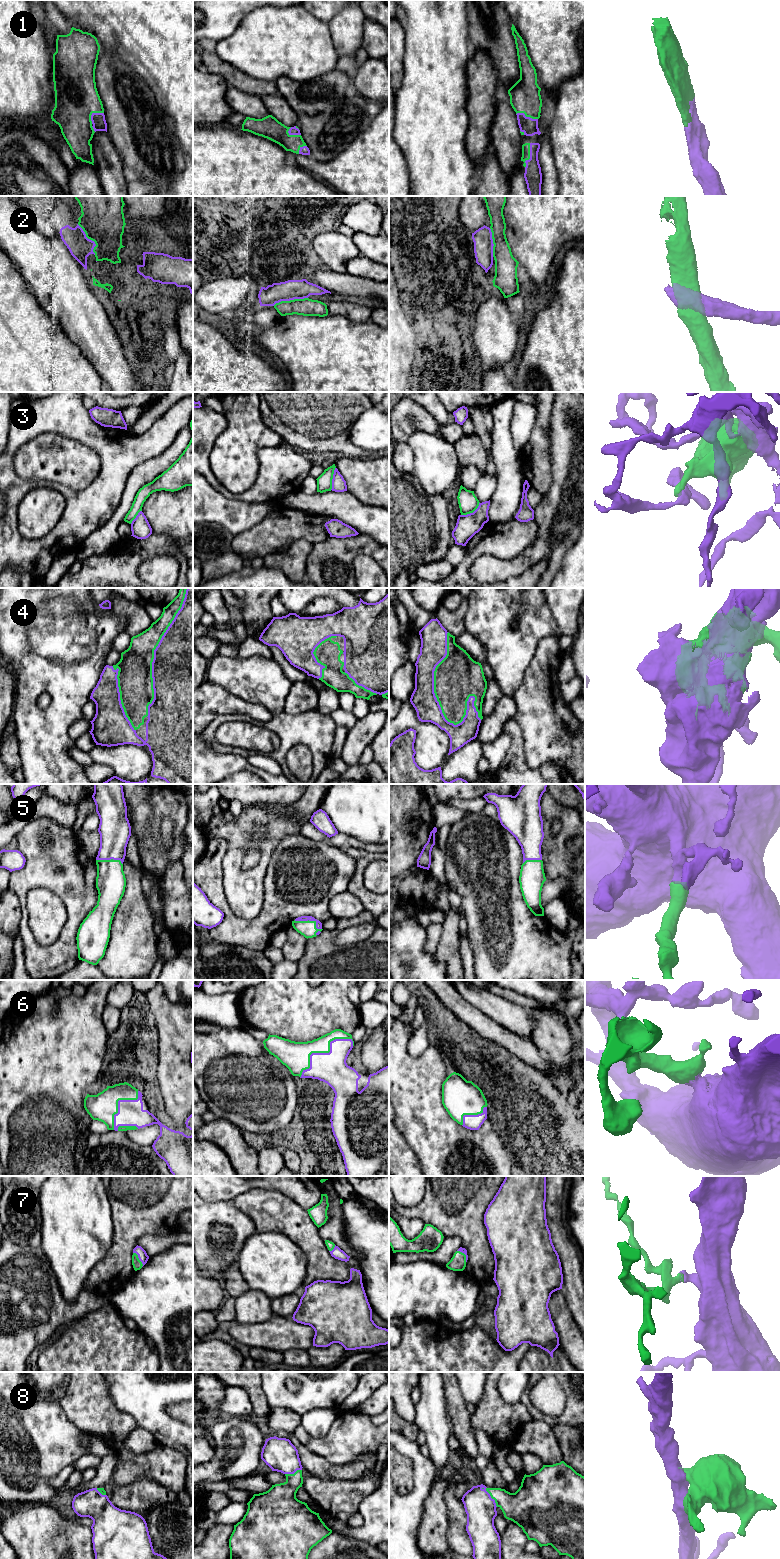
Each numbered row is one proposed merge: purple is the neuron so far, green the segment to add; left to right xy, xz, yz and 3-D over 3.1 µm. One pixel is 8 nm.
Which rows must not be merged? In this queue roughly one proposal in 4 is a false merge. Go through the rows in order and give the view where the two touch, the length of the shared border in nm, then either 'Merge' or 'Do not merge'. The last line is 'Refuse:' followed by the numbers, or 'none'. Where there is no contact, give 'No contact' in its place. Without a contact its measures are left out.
1: Touches purple in yz. Shared border 200 nm. Merge
2: Touches purple in xz. Shared border 280 nm. Do not merge
3: Touches purple in xz. Shared border 190 nm. Do not merge
4: Touches purple in yz. Shared border 750 nm. Merge
5: Touches purple in xz. Shared border 240 nm. Merge
6: Touches purple in xz. Shared border 500 nm. Merge
7: Touches purple in xy. Shared border 140 nm. Merge
8: Touches purple in yz. Shared border 200 nm. Merge
Refuse: 2, 3

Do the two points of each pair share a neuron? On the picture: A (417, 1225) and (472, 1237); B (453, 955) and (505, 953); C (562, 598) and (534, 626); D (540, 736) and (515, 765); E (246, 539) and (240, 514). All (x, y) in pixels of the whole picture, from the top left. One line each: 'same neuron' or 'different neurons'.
A: different neurons
B: different neurons
C: different neurons
D: different neurons
E: different neurons

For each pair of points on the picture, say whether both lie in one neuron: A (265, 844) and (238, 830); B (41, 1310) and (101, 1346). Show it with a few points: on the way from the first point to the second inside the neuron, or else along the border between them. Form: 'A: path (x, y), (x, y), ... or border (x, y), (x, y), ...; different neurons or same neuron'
A: path (268, 834), (261, 826), (248, 826); same neuron
B: border (75, 1320), (62, 1327); different neurons

